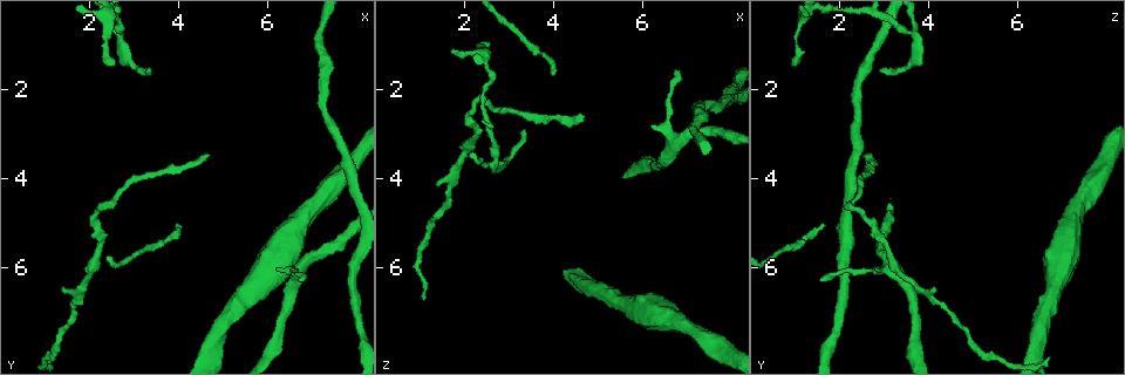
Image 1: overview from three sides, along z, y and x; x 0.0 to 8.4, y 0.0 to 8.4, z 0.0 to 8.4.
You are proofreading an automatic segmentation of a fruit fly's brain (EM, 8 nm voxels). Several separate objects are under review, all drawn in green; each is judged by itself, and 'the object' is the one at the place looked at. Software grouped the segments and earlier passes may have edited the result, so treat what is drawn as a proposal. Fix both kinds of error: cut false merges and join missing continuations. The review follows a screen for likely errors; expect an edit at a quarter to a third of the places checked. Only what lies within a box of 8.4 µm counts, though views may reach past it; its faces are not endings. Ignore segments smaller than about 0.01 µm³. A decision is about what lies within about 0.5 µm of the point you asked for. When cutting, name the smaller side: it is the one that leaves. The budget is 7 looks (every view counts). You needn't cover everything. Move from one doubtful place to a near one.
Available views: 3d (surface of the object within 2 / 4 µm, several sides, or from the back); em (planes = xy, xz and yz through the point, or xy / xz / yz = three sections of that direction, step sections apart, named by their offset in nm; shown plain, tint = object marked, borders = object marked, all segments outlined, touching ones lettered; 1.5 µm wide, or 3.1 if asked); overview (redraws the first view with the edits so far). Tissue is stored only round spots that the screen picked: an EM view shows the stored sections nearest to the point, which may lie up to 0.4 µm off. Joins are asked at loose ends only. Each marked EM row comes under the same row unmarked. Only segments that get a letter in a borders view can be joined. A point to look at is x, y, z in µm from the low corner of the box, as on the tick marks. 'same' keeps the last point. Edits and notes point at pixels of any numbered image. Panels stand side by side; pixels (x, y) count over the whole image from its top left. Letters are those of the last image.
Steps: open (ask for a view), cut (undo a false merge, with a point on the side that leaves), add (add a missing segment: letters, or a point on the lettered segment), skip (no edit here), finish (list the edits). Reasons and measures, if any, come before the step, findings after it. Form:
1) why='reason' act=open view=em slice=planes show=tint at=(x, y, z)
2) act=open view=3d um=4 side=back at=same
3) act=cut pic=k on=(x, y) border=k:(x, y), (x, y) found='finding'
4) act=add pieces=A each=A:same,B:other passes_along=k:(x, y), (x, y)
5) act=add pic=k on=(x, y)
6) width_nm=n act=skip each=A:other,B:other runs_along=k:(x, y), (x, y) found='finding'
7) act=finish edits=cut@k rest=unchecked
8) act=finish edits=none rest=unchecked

why='branch stops here' act=open view=em slice=planes show=borders at=(1.40, 6.50, 4.15)

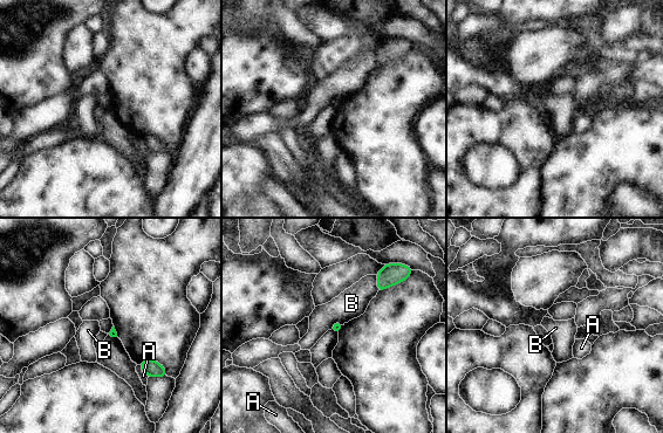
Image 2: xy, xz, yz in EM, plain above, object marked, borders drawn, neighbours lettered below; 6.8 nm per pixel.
act=skip each=A:other,B:other border=2:(343, 323), (334, 322), (329, 329) found='no lettered segment goes on from it'

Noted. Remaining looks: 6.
why='tapers out' act=open view=3d um=4 side=back at=(3.95, 5.00, 1.70)

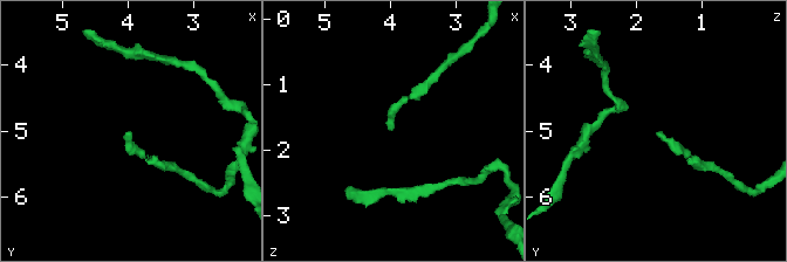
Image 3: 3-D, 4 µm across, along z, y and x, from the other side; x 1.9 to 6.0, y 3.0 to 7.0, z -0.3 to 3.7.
why='need the tissue' act=open view=em slice=xz step=4 show=tint at=(3.95, 5.05, 1.65)

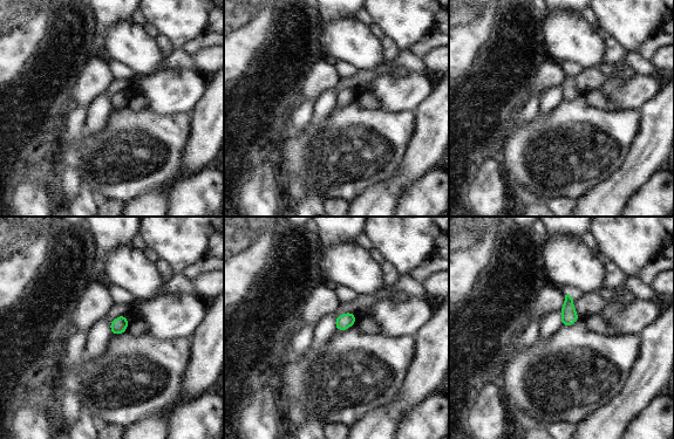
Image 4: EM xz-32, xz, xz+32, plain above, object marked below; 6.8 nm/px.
act=open view=em slice=planes show=borders at=same

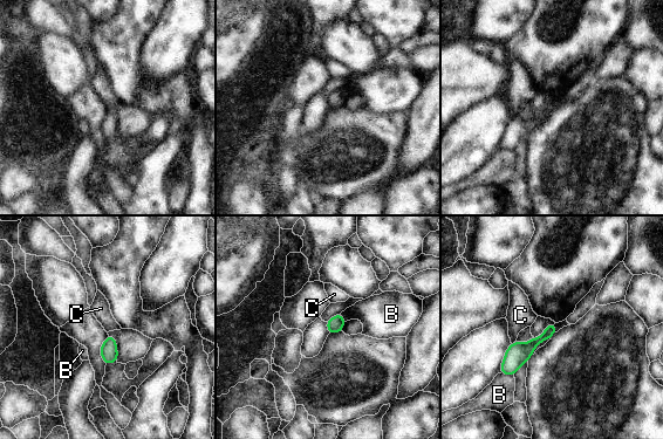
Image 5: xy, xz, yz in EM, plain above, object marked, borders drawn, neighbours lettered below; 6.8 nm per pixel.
longest_contact=B:100nm act=skip each=B:other,C:other runs_along=5:(552, 326), (541, 338), (503, 370) found='none of them fits'

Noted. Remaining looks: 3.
why='thin end' act=open view=3d um=2 at=(2.55, 1.50, 1.00)

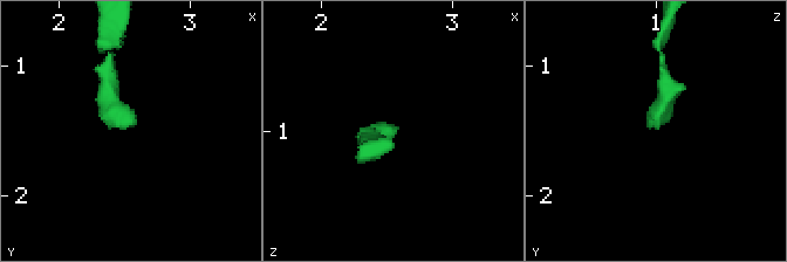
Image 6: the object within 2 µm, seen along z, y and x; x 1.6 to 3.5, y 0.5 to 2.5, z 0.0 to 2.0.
why='now the EM' act=open view=em slice=xz step=8 show=borders at=(2.56, 1.48, 1.00)

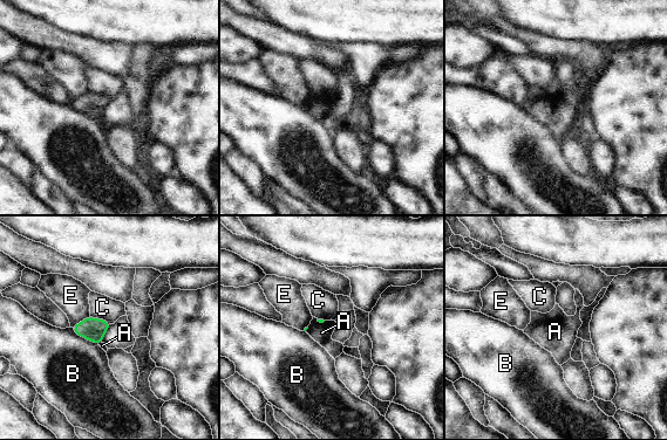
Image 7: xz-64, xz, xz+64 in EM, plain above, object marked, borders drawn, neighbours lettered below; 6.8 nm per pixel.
act=open view=em slice=planes show=borders at=same

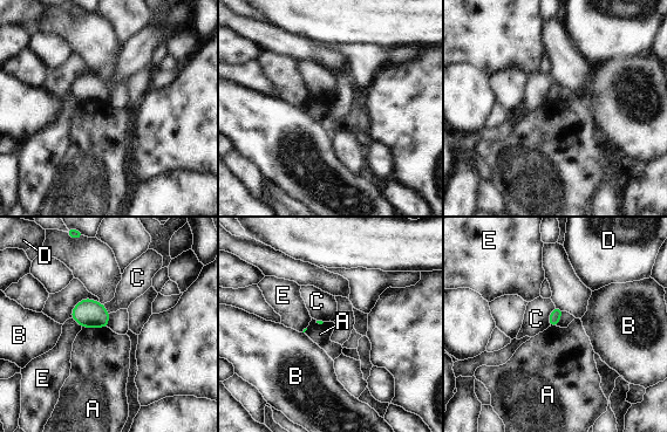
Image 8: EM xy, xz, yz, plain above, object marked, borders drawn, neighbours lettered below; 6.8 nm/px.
act=skip each=A:other,B:other,C:other,D:other,E:other border=8:(106, 326), (82, 328) found='none of them fits'

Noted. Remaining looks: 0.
act=finish edits=none rest=unchecked

